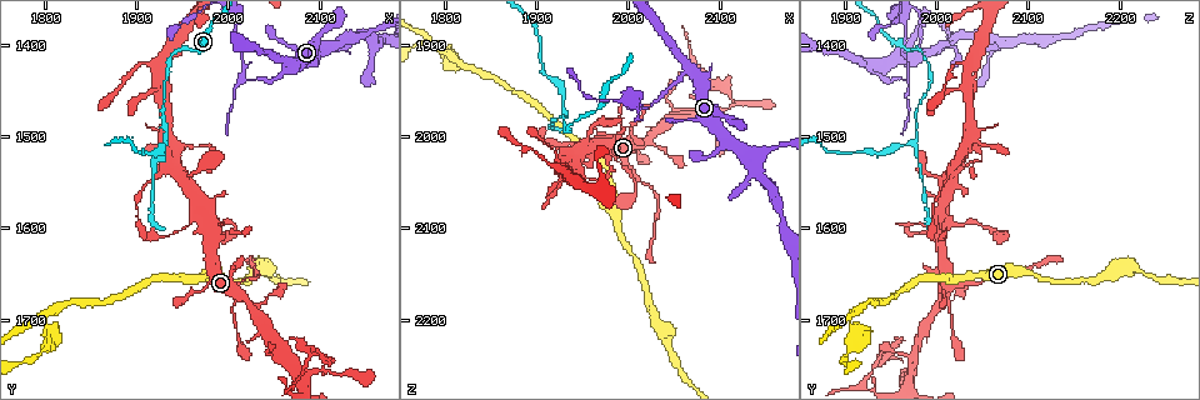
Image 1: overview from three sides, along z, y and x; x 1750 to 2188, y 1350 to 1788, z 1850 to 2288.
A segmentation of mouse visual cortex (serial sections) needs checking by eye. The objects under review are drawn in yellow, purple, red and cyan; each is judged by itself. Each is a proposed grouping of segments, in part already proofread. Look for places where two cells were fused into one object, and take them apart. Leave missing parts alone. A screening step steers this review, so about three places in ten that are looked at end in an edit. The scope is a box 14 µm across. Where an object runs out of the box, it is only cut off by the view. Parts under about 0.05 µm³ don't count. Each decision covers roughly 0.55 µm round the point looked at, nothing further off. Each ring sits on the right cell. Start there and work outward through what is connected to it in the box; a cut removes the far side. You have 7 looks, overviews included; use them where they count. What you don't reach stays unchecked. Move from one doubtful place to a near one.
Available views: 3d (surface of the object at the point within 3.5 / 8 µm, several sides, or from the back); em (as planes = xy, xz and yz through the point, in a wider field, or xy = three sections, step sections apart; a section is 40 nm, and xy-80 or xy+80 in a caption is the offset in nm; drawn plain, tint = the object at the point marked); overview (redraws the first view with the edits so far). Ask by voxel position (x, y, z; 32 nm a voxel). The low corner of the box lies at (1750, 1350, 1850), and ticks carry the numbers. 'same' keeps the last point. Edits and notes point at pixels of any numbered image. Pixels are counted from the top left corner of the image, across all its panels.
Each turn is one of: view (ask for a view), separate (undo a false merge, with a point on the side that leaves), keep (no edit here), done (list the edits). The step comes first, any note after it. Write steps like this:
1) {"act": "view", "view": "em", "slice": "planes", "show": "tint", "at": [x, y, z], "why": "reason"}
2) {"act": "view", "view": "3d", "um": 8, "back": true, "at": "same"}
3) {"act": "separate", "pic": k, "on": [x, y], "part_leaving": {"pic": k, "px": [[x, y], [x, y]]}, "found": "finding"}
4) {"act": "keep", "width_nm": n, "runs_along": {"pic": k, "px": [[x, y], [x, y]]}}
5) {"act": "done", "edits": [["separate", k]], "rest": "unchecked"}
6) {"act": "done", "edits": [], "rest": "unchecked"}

{"act": "view", "view": "3d", "um": 3.5, "at": [1930, 1505, 1975], "why": "branch point"}

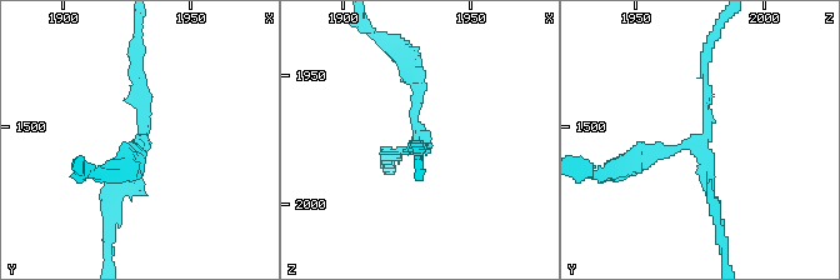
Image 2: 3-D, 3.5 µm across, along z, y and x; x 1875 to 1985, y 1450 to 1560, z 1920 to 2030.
{"act": "view", "view": "em", "slice": "planes", "show": "tint", "at": [1931, 1505, 1976], "arms": 3, "arm_widths_nm": [100, 150, 200]}

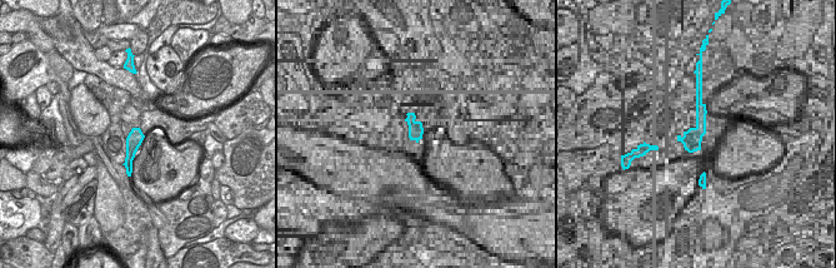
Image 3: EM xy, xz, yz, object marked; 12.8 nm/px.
{"act": "separate", "pic": 2, "on": [416, 100], "part_leaving": {"pic": 2, "px": [[421, 138], [418, 80], [383, 39]]}, "found": "two cells meet here"}

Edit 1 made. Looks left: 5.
{"act": "view", "view": "3d", "um": 3.5, "at": [2075, 1430, 1935]}

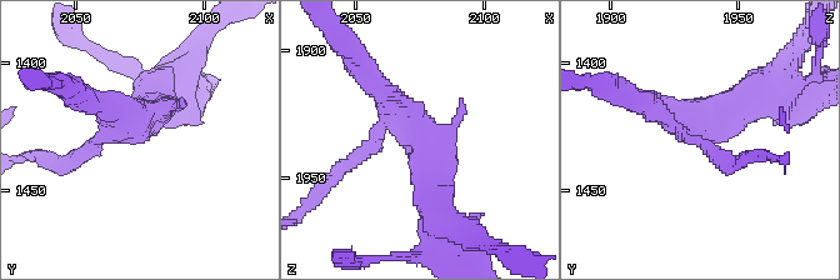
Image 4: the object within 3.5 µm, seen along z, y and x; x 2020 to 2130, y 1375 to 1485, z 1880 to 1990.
{"act": "view", "view": "em", "slice": "xy", "step": 2, "show": "tint", "at": [2074, 1425, 1934]}

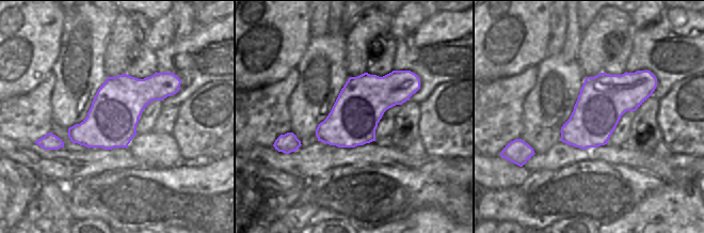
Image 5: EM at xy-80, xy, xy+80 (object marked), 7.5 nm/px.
{"act": "keep", "width_nm": 360, "runs_along": {"pic": 4, "px": [[434, 205], [419, 129], [373, 80]]}, "found": "continuous, no second cell"}

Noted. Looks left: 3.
{"act": "view", "view": "3d", "um": 3.5, "at": [2030, 1685, 2010], "why": "abrupt turn"}

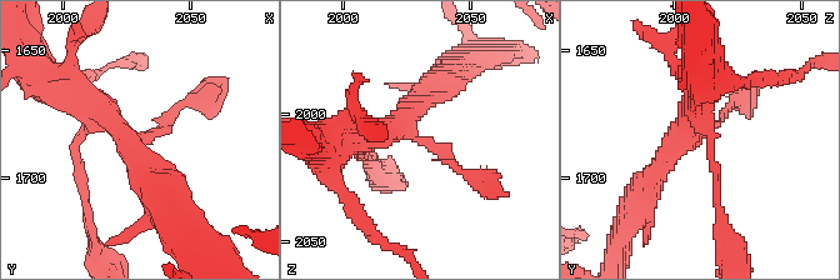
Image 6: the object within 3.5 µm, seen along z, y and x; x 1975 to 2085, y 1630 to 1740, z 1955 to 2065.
{"act": "view", "view": "em", "slice": "xy", "step": 3, "show": "tint", "at": [2031, 1684, 2010], "why": "now the EM"}

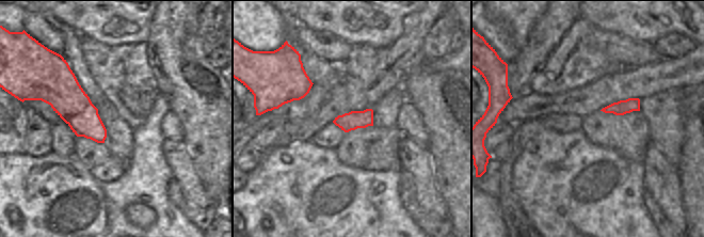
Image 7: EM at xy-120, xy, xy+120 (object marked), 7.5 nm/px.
{"act": "view", "view": "em", "slice": "xy", "step": 1, "show": "tint", "at": "same", "why": "cut it another way"}

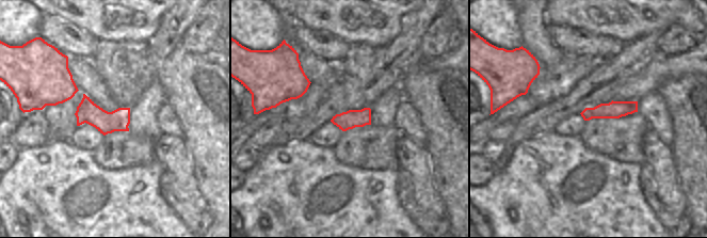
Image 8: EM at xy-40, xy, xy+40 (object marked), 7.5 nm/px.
{"act": "keep", "found": "all the same cell"}

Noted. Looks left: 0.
{"act": "done", "edits": [["separate", 2]], "rest": "unchecked"}

